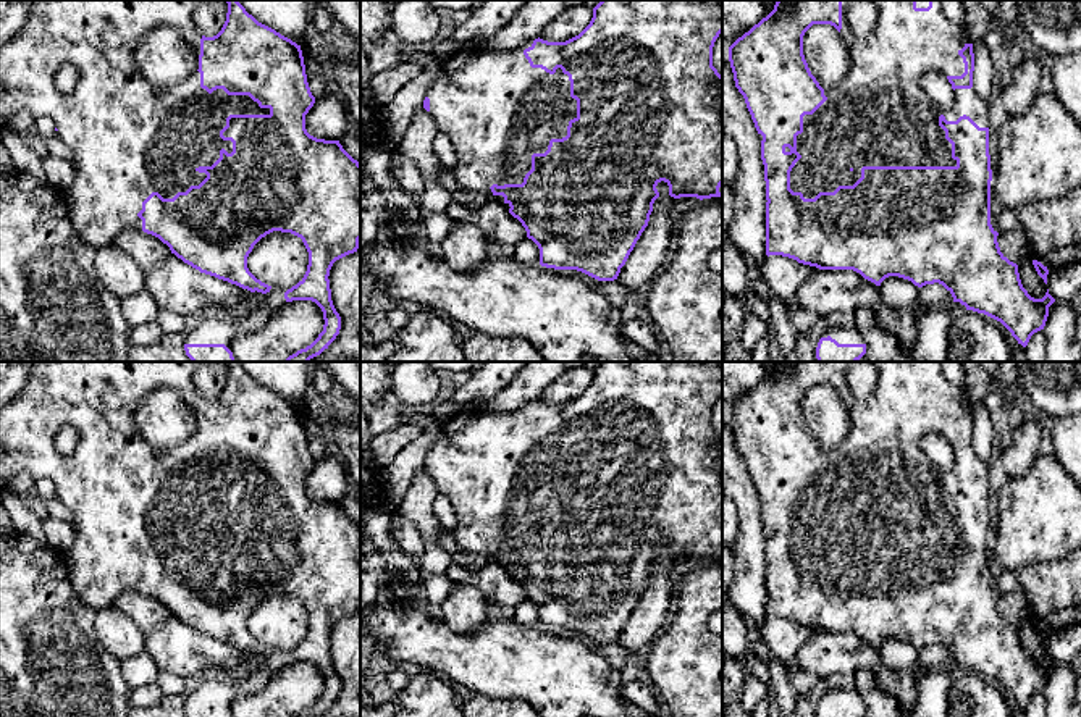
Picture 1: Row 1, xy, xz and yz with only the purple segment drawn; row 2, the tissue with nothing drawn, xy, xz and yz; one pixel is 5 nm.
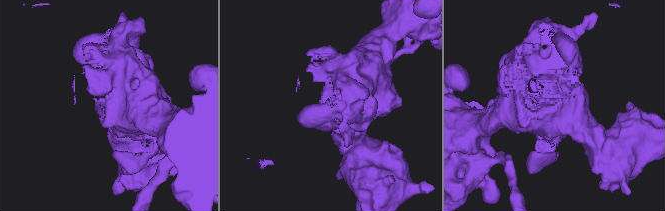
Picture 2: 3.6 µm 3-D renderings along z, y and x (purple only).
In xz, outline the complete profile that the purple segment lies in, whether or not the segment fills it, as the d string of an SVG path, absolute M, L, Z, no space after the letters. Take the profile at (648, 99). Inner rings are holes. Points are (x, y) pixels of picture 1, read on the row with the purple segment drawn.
M601 0L593 8L590 24L566 42L530 39L515 50L470 50L456 47L427 92L423 108L436 129L454 145L457 166L454 178L469 194L486 194L501 202L517 218L540 249L540 265L554 270L577 270L598 281L617 279L641 233L648 226L656 186L664 181L674 199L700 200L721 197L722 186L722 76L713 66L713 47L722 32L722 0Z

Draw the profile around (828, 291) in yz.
M816 270L798 287L793 302L819 317L834 312L855 317L860 308L879 310L884 305L879 286L853 270Z

